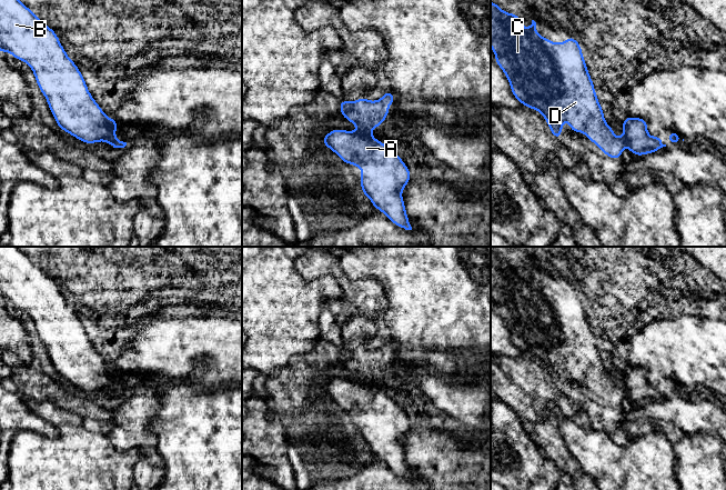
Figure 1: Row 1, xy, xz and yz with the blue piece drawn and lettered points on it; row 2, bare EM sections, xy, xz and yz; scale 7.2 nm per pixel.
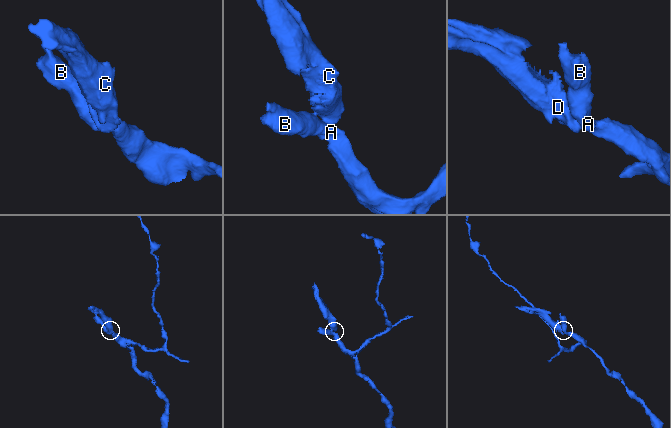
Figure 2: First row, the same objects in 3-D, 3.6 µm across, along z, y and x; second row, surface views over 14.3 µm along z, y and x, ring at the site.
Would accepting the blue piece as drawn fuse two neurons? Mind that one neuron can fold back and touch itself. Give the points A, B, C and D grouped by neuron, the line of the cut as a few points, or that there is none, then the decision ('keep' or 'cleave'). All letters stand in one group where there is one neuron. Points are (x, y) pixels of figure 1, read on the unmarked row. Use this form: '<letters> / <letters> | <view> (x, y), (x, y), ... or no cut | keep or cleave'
A B / C D | xz (359, 378), (369, 381) | cleave

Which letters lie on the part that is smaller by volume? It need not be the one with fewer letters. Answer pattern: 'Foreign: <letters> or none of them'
Foreign: C, D

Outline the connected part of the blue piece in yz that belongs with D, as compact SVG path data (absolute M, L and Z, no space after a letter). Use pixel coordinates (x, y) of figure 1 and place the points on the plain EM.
M492 250L491 296L496 312L508 328L513 344L524 356L541 361L557 389L565 367L574 382L583 381L607 406L621 407L625 390L617 387L605 370L581 293L572 284L566 291L551 291L536 281L534 269L530 277L524 277L518 263L510 263Z

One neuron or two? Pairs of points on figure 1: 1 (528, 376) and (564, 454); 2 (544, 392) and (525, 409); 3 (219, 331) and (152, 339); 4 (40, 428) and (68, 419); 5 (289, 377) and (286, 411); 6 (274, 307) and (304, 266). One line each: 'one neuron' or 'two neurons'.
1: one neuron
2: two neurons
3: one neuron
4: two neurons
5: one neuron
6: two neurons

